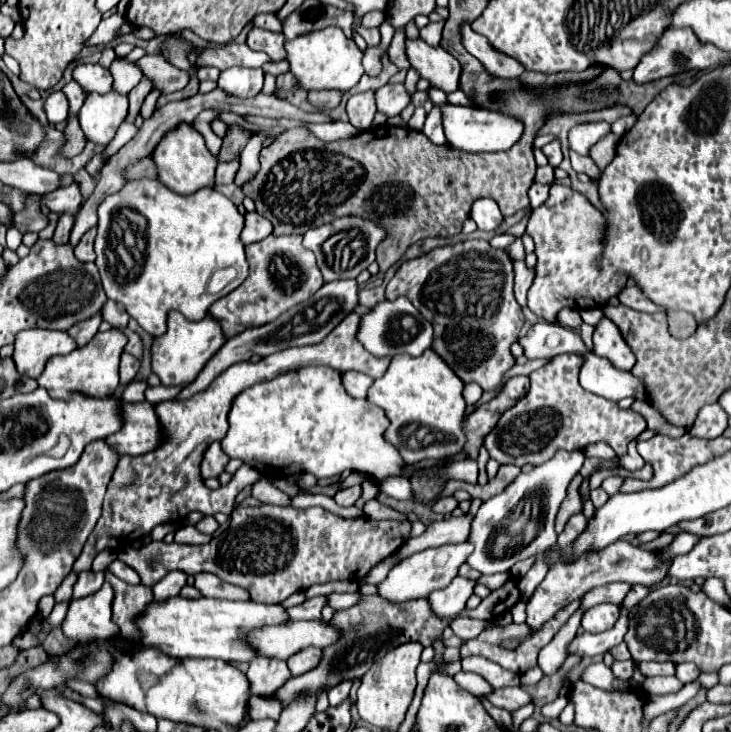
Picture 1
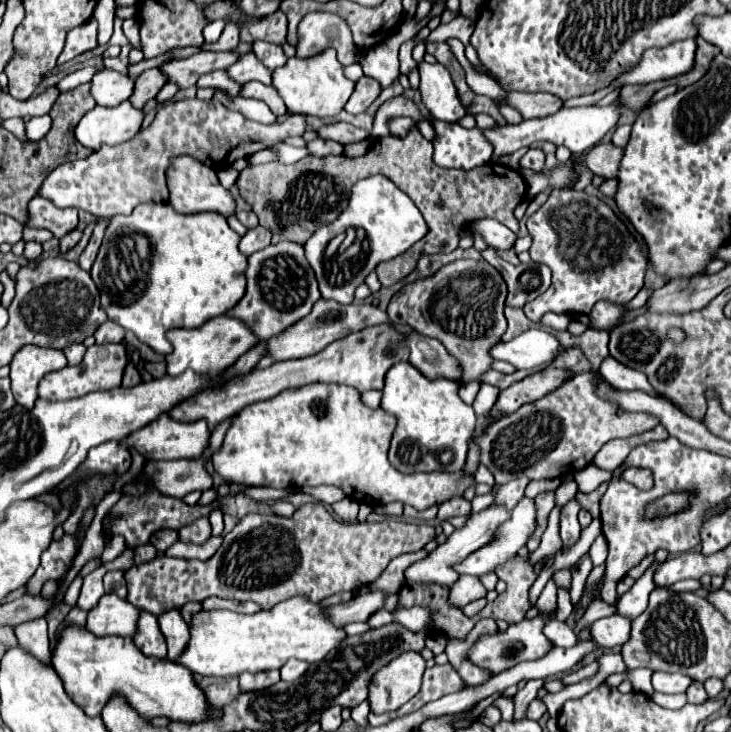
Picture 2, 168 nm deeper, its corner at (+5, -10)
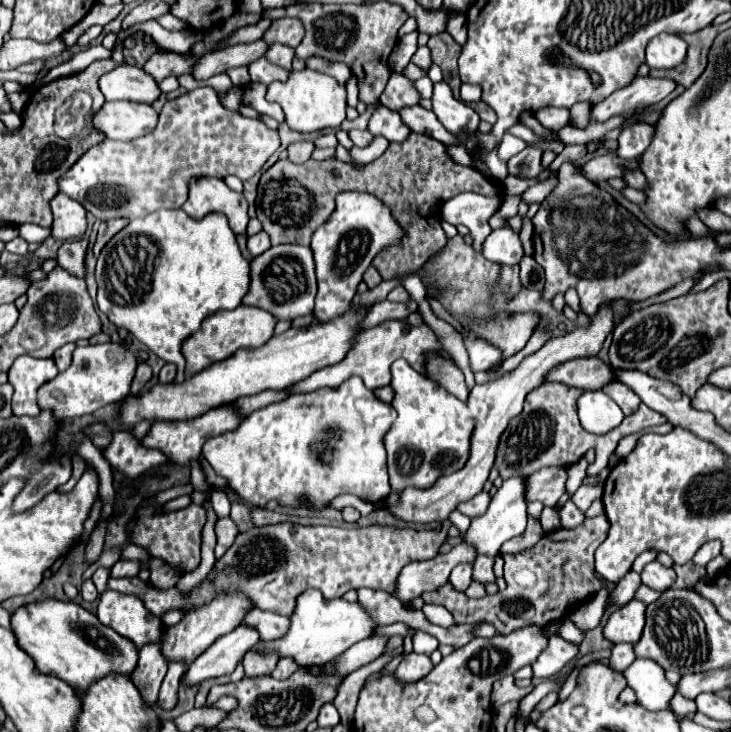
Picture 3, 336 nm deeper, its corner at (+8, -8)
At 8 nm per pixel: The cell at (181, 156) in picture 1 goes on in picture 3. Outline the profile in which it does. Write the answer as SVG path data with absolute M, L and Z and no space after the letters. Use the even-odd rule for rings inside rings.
M194 178L190 182L190 196L182 210L196 220L202 220L212 212L222 212L236 234L246 234L250 220L246 198L230 190L220 178Z

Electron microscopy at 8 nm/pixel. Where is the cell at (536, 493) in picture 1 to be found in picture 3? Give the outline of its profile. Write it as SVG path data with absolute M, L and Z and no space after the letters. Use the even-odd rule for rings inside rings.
M460 564L456 566L456 570L452 570L450 574L450 582L452 588L458 592L464 592L468 588L468 582L472 580L472 566L470 564Z

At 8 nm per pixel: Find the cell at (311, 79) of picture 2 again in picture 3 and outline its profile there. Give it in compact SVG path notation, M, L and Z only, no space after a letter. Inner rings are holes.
M310 68L296 72L292 70L292 78L288 82L274 82L268 86L266 94L268 102L276 102L282 106L286 114L286 124L302 134L318 132L318 130L332 130L338 128L340 122L346 118L346 90L336 82L336 78L314 72Z

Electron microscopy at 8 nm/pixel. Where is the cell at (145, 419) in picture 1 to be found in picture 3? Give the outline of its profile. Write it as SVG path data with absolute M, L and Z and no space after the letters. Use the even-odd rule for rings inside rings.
M220 406L220 410L210 410L208 414L204 414L204 418L196 418L196 420L192 418L188 422L156 422L152 426L152 430L148 432L148 436L142 440L142 444L148 446L148 448L162 450L174 464L188 466L190 460L198 460L206 440L210 440L210 438L214 438L218 434L224 434L224 432L236 430L242 420L244 418L240 416L240 412L236 408Z

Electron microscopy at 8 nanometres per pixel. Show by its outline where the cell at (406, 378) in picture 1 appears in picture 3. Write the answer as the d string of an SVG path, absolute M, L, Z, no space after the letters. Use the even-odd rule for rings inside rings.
M396 360L392 364L392 388L396 392L392 406L398 418L384 436L392 494L400 494L408 486L430 488L440 476L454 474L468 462L470 438L476 422L468 414L464 402L452 398L452 394L432 378L418 374L406 360ZM436 458L440 458L440 464L446 468L438 468Z

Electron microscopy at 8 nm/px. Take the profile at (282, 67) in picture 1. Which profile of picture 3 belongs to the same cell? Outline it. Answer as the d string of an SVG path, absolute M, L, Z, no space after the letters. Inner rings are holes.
M248 84L246 86L246 92L244 92L244 104L246 106L252 106L254 110L258 110L260 114L266 114L270 118L274 118L278 124L284 122L284 112L280 110L280 106L276 104L270 104L266 98L266 86L260 86L260 84Z

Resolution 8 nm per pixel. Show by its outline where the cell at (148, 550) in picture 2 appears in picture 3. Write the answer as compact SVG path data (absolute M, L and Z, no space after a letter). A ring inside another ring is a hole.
M116 562L112 566L112 578L134 578L140 572L140 562Z

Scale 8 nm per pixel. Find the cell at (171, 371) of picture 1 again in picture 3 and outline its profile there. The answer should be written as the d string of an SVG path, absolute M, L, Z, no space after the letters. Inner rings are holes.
M240 304L234 310L228 312L216 312L212 316L208 316L202 322L202 330L194 332L182 346L182 352L186 356L186 376L192 376L208 366L212 366L214 362L220 362L228 356L232 356L238 348L256 348L262 346L264 342L268 342L274 336L274 326L276 326L276 318L256 306L244 306Z

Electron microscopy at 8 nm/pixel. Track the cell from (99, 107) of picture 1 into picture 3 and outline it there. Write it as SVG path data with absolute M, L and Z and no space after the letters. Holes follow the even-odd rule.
M106 102L100 112L94 114L94 126L110 140L132 140L136 136L150 134L156 128L158 112L150 104L138 102Z

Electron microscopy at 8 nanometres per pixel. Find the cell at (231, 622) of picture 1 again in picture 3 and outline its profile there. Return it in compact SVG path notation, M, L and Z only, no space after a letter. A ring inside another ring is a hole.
M306 590L304 594L300 594L296 610L290 618L292 624L284 638L274 642L260 640L254 650L278 650L280 656L292 656L300 666L324 664L328 662L328 658L336 658L336 654L342 654L352 644L370 638L378 626L360 602L346 602L344 598L326 600L320 590Z

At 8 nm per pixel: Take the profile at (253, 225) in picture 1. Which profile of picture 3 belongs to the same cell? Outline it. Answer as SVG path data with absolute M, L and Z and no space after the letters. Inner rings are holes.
M258 232L254 236L248 236L248 244L246 244L250 256L260 256L262 252L266 252L270 248L270 236L266 232Z

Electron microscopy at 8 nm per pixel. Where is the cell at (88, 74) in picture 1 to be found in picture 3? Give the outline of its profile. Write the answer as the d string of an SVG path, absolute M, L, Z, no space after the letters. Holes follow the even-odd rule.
M122 64L100 78L100 90L106 100L132 100L152 104L162 94L156 80L144 68Z

